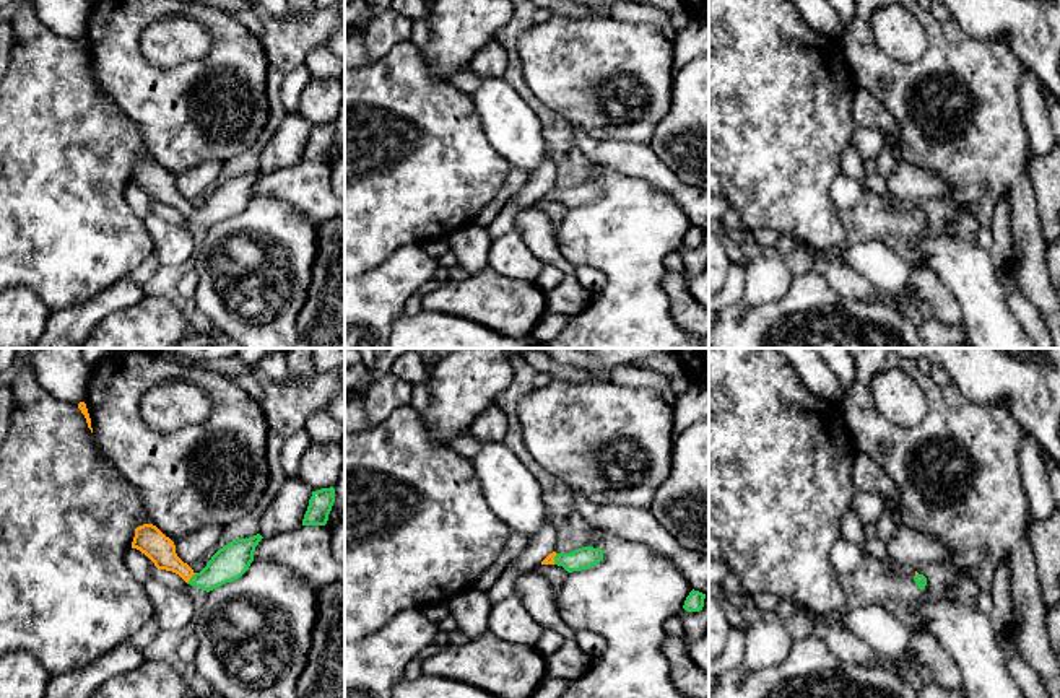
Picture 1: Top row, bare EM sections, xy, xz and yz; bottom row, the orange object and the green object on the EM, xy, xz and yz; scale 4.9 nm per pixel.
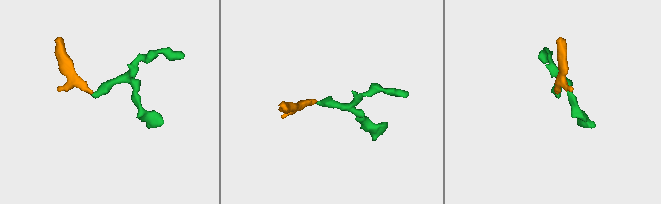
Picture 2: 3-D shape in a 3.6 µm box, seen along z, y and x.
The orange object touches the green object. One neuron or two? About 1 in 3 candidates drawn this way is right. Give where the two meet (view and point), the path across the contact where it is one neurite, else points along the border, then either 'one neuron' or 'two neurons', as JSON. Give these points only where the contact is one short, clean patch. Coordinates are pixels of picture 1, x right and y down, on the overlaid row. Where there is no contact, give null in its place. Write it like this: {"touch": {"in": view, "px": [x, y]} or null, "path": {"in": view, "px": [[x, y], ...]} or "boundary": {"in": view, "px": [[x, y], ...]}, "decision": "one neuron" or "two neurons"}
{"touch": {"in": "xy", "px": [191, 576]}, "path": {"in": "xy", "px": [[160, 549], [191, 576], [212, 576], [233, 560]]}, "decision": "one neuron"}

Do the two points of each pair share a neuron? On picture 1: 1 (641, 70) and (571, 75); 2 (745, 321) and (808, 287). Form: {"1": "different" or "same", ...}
{"1": "same", "2": "same"}

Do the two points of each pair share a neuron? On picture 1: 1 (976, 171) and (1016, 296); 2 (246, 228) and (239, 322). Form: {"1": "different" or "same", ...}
{"1": "different", "2": "same"}

